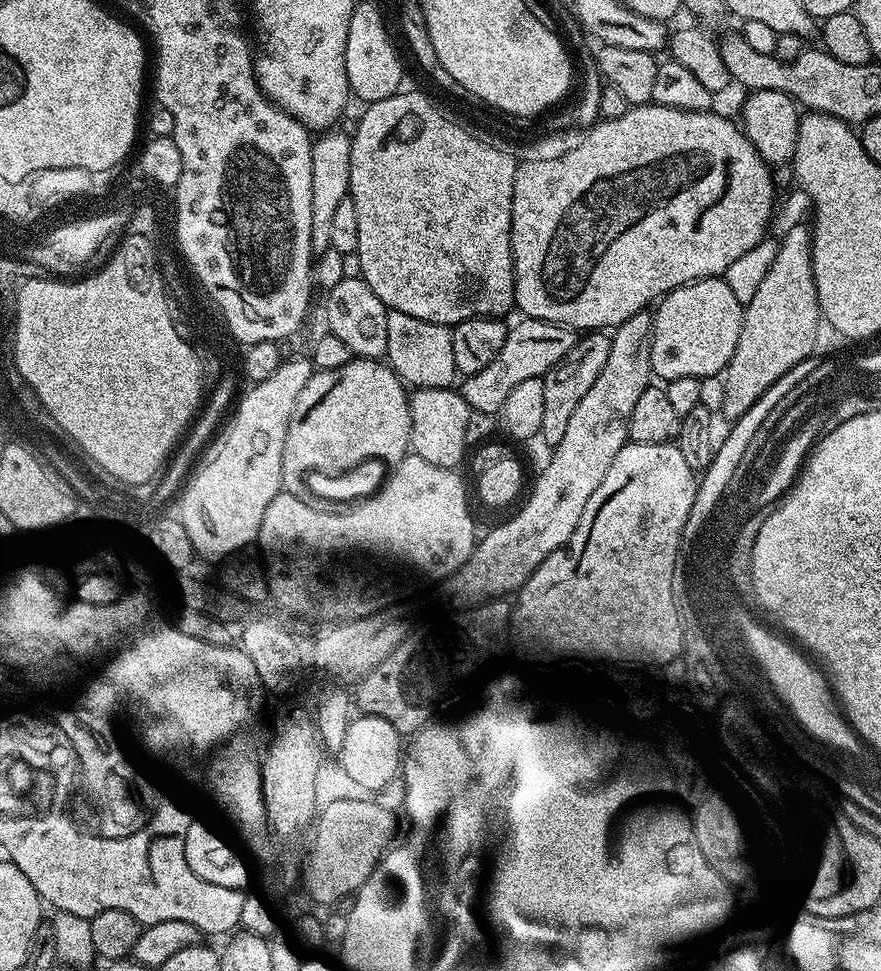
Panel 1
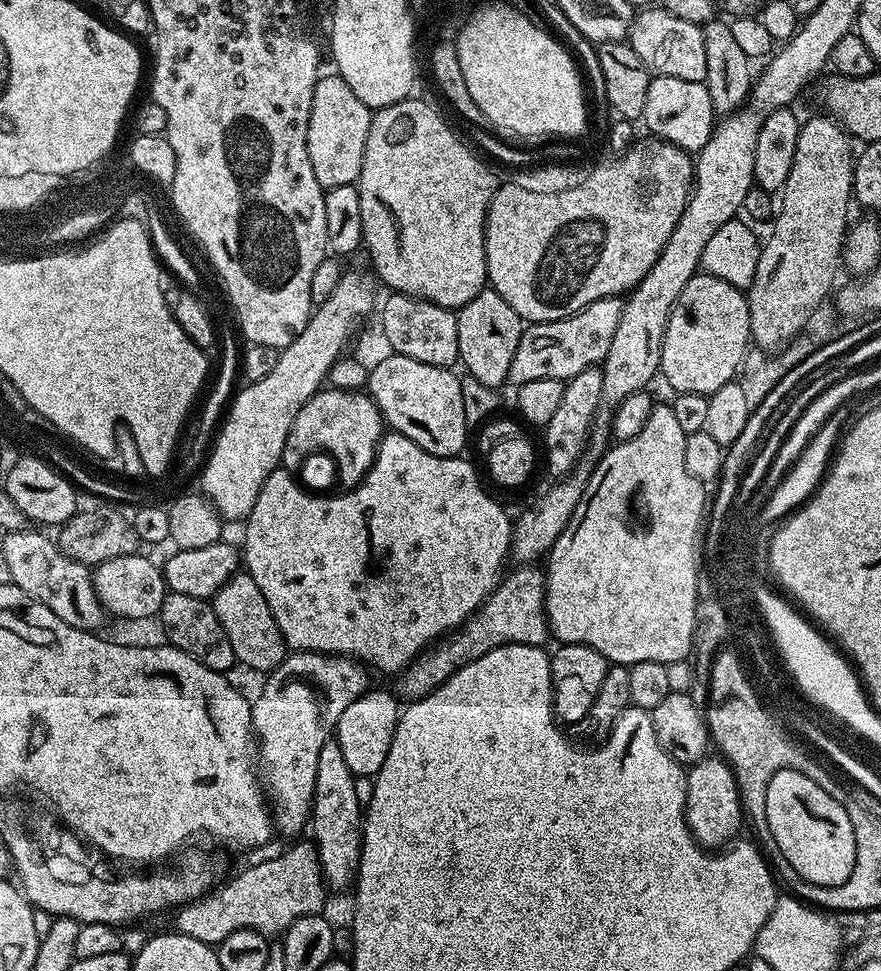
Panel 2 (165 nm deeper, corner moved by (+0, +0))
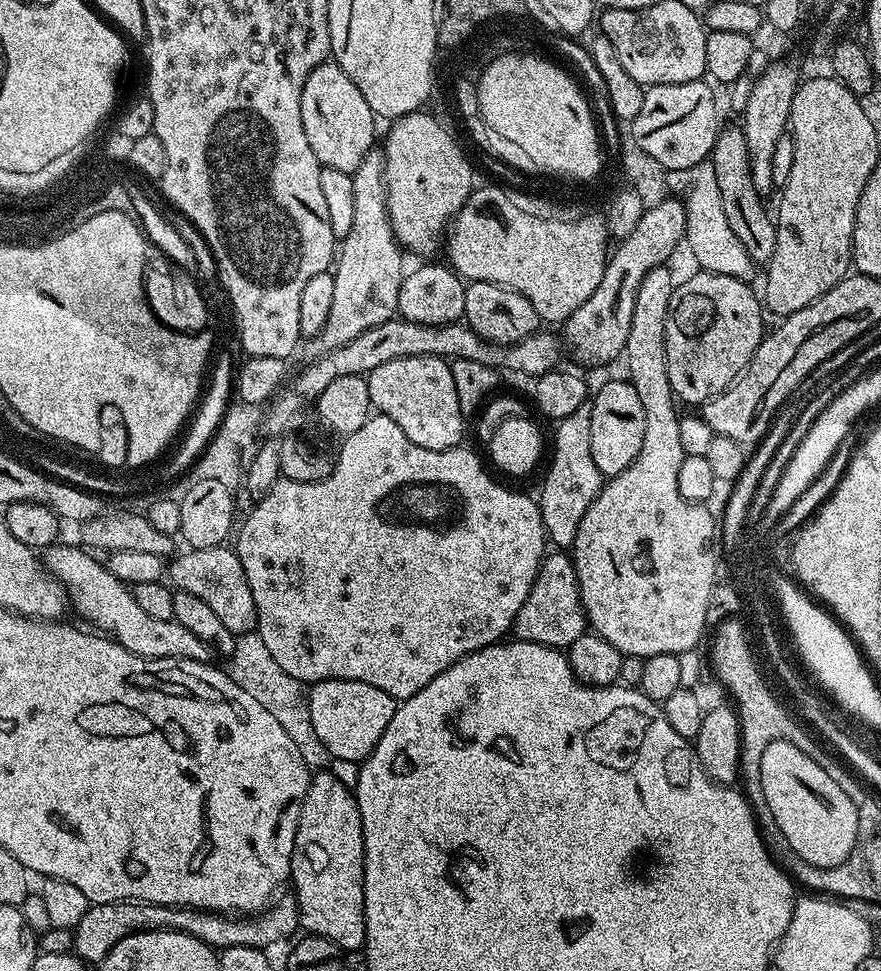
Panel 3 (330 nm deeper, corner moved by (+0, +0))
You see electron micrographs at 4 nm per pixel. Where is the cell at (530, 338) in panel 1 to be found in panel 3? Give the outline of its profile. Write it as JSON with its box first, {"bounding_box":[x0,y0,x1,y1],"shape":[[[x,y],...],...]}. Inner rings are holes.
{"bounding_box":[562,198,688,364],"shape":[[[667,198],[658,202],[653,208],[645,207],[644,213],[637,226],[628,237],[621,239],[615,245],[610,259],[604,265],[602,282],[598,282],[598,290],[570,318],[562,325],[562,340],[565,345],[572,347],[572,352],[584,364],[608,364],[612,359],[619,357],[626,346],[626,338],[630,335],[630,318],[634,318],[634,298],[638,298],[638,286],[642,286],[642,278],[650,274],[650,270],[659,268],[669,263],[668,259],[676,252],[676,247],[681,247],[688,230],[688,210],[683,199],[673,200]]]}

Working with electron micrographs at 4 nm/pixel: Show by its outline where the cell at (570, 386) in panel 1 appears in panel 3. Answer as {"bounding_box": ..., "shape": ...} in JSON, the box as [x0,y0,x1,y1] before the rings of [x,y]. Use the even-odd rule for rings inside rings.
{"bounding_box":[538,406,602,549],"shape":[[[585,406],[574,410],[570,418],[562,418],[555,425],[556,433],[550,436],[550,452],[552,461],[548,464],[548,473],[544,476],[544,485],[540,488],[538,503],[540,517],[544,523],[544,534],[552,540],[557,549],[571,549],[574,538],[578,534],[578,526],[582,522],[582,514],[590,506],[590,502],[600,493],[602,477],[598,466],[594,466],[594,454],[590,454],[590,414],[591,407]]]}

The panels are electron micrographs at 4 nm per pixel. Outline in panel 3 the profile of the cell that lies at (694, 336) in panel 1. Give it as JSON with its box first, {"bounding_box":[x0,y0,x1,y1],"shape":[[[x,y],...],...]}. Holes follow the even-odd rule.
{"bounding_box":[666,271,766,406],"shape":[[[697,271],[696,276],[675,285],[670,298],[670,310],[666,318],[666,366],[672,394],[677,401],[702,406],[708,400],[722,395],[752,361],[760,341],[766,335],[765,309],[759,295],[751,292],[749,285],[738,278],[726,278],[722,274]]]}

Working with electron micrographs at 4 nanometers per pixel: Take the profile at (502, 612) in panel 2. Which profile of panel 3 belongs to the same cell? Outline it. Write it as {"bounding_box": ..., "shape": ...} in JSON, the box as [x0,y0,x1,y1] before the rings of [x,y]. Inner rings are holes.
{"bounding_box":[515,550,586,650],"shape":[[[564,550],[549,551],[540,563],[526,602],[522,602],[522,610],[518,610],[516,615],[515,639],[534,642],[547,648],[567,650],[585,632],[586,617],[584,607],[580,604],[580,587],[572,557]]]}

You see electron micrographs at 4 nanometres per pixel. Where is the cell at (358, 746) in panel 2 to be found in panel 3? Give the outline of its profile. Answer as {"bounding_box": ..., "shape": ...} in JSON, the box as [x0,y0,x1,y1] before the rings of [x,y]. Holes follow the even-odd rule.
{"bounding_box":[306,680,398,760],"shape":[[[320,680],[311,685],[309,692],[312,693],[309,696],[307,693],[306,707],[310,722],[332,760],[367,760],[374,746],[378,746],[378,738],[382,738],[386,726],[390,726],[390,718],[394,718],[398,707],[398,701],[386,694],[386,690],[378,690],[378,686],[366,682]]]}

